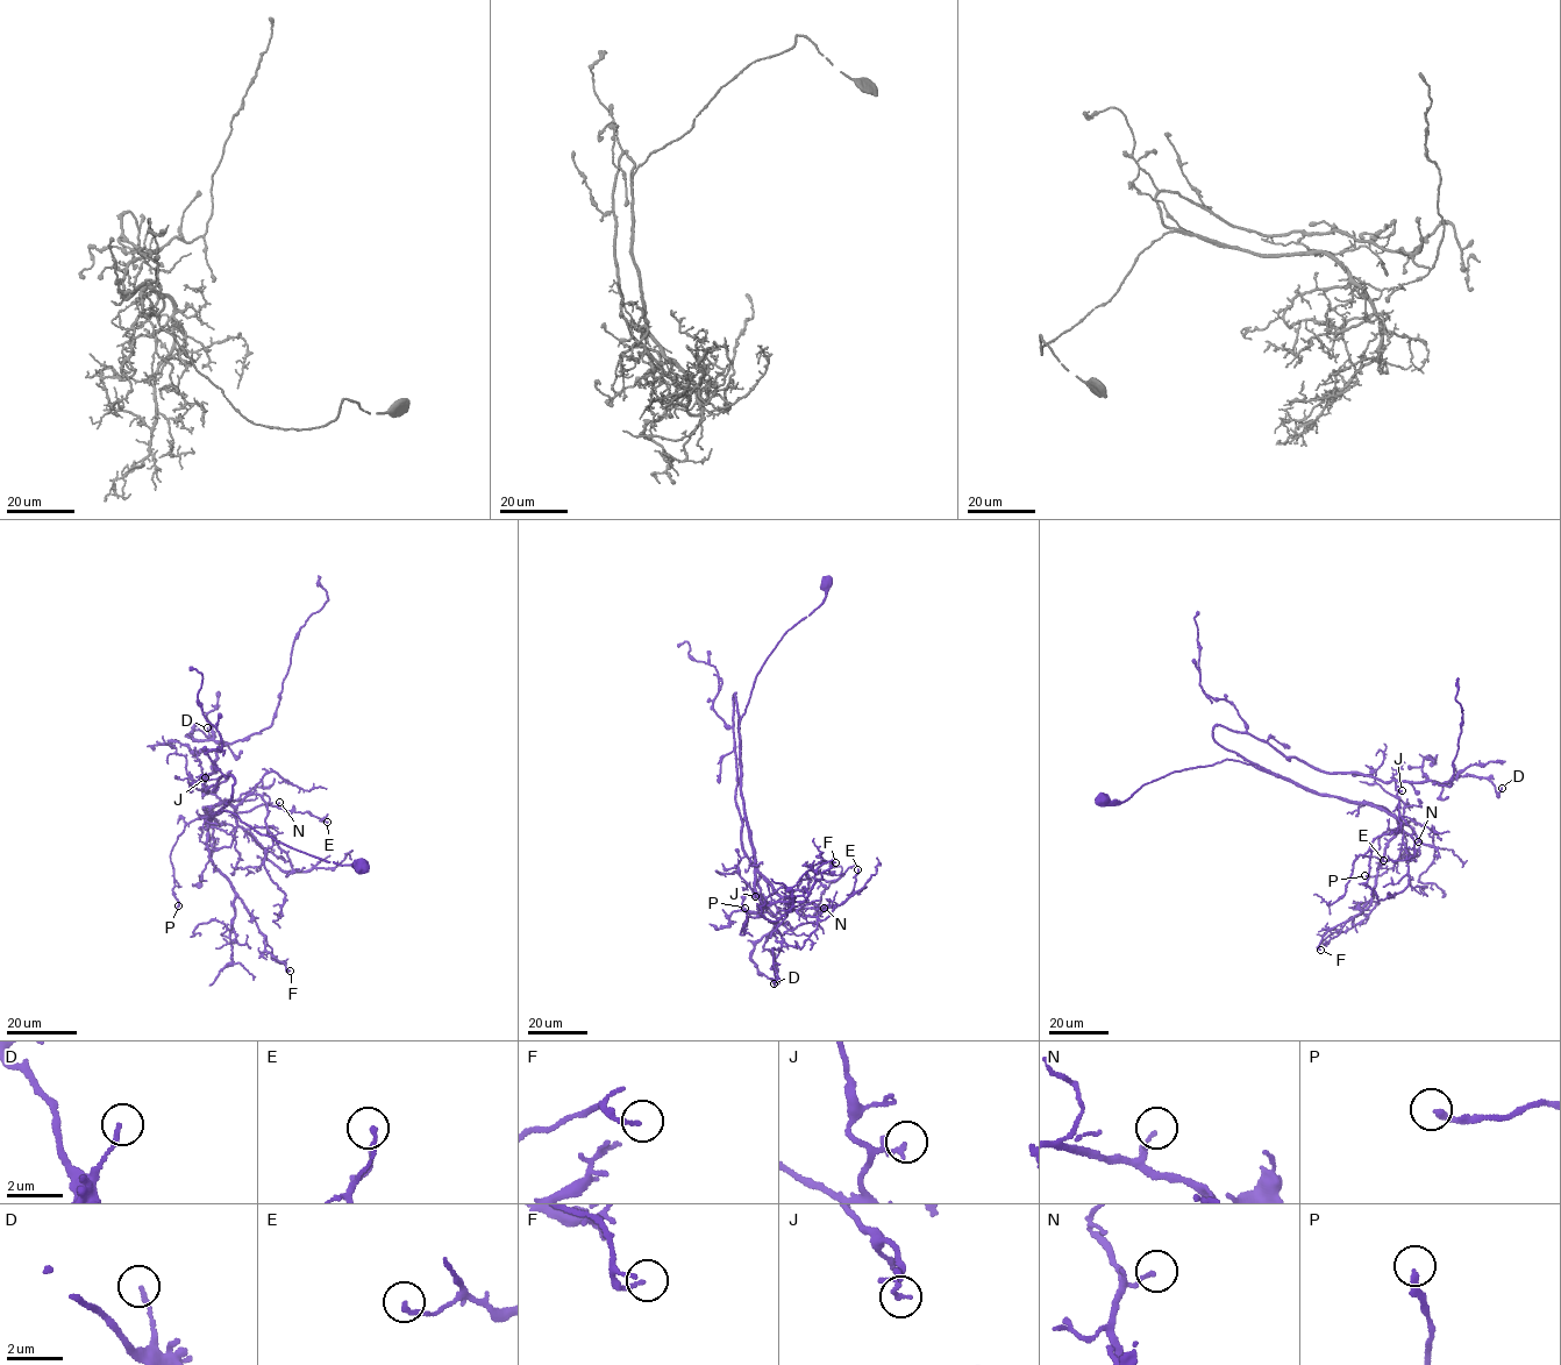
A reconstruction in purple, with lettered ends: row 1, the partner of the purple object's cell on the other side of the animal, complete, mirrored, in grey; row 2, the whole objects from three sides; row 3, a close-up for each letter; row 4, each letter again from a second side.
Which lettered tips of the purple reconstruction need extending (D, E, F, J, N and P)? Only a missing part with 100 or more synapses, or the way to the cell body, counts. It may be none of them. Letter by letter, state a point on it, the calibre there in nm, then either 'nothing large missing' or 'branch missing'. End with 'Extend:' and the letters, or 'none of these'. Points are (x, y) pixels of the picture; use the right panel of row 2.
D: (1502, 788) | 160 nm | nothing large missing
E: (1383, 860) | 140 nm | nothing large missing
F: (1320, 950) | 140 nm | nothing large missing
J: (1402, 790) | 110 nm | nothing large missing
N: (1418, 841) | 100 nm | nothing large missing
P: (1365, 875) | 240 nm | nothing large missing
Extend: none of these

